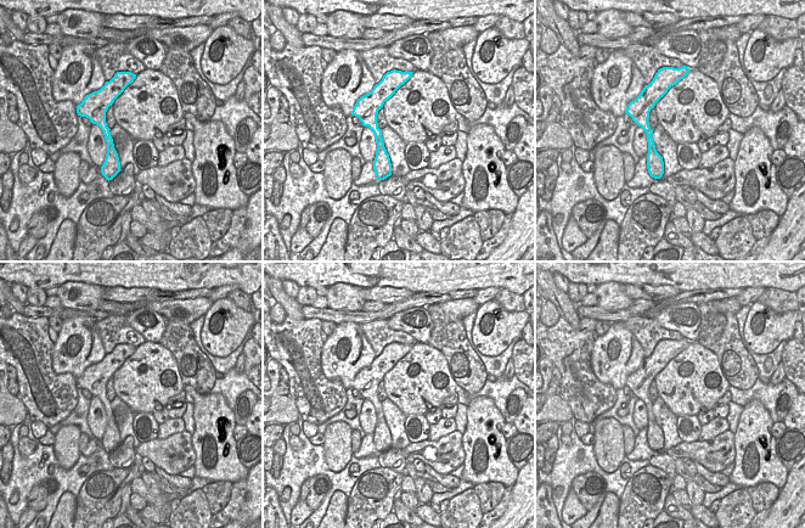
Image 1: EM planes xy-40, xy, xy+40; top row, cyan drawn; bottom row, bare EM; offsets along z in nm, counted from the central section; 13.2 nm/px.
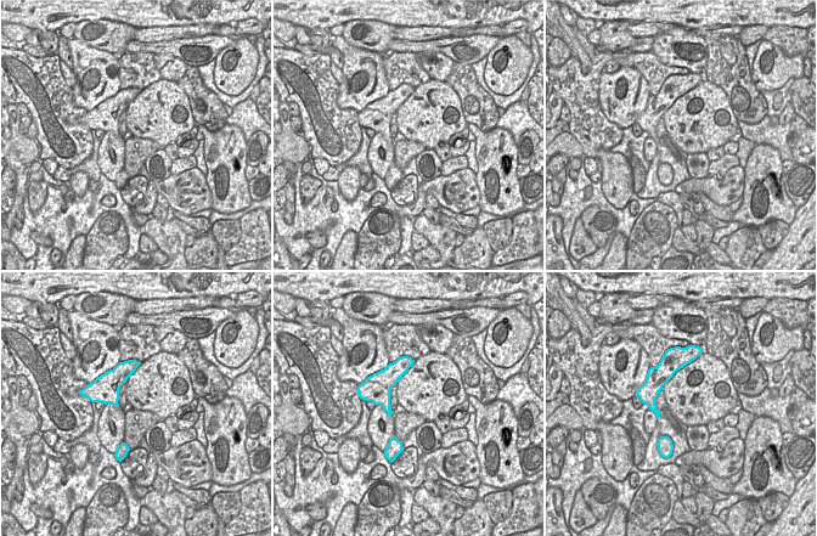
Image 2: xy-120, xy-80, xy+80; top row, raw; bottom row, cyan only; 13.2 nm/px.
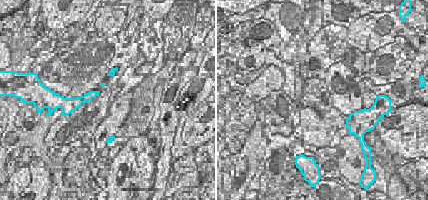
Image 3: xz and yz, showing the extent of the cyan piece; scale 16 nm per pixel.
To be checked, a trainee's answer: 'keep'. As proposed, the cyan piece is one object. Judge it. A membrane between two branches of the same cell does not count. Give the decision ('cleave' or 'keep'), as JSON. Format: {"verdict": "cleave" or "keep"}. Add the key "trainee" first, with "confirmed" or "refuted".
{"trainee": "confirmed", "verdict": "keep"}

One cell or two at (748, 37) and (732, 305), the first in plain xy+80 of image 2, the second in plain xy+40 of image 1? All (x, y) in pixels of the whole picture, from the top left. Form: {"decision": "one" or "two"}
{"decision": "two"}

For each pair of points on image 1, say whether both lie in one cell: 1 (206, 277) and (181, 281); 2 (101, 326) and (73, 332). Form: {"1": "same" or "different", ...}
{"1": "same", "2": "different"}

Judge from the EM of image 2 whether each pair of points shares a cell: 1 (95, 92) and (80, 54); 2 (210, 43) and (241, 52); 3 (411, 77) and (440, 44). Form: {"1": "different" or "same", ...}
{"1": "same", "2": "different", "3": "different"}

